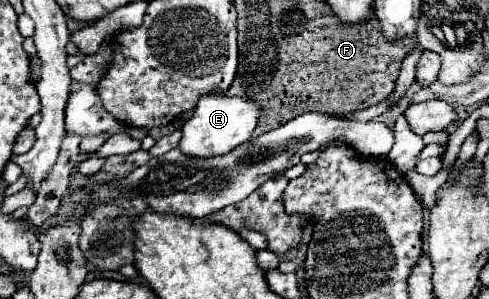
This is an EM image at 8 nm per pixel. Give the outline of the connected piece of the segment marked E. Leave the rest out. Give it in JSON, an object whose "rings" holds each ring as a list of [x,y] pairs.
{"rings":[[[209,95],[205,99],[199,99],[195,113],[191,119],[185,121],[179,141],[179,151],[193,157],[193,159],[209,159],[209,157],[221,157],[231,153],[241,143],[249,141],[251,131],[257,125],[259,107],[251,99],[241,97],[225,97],[225,95]]]}

